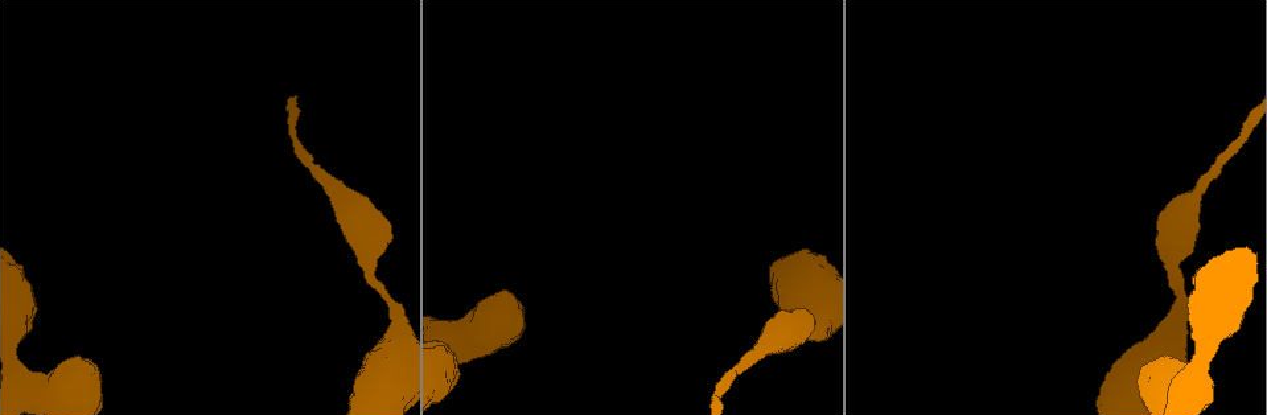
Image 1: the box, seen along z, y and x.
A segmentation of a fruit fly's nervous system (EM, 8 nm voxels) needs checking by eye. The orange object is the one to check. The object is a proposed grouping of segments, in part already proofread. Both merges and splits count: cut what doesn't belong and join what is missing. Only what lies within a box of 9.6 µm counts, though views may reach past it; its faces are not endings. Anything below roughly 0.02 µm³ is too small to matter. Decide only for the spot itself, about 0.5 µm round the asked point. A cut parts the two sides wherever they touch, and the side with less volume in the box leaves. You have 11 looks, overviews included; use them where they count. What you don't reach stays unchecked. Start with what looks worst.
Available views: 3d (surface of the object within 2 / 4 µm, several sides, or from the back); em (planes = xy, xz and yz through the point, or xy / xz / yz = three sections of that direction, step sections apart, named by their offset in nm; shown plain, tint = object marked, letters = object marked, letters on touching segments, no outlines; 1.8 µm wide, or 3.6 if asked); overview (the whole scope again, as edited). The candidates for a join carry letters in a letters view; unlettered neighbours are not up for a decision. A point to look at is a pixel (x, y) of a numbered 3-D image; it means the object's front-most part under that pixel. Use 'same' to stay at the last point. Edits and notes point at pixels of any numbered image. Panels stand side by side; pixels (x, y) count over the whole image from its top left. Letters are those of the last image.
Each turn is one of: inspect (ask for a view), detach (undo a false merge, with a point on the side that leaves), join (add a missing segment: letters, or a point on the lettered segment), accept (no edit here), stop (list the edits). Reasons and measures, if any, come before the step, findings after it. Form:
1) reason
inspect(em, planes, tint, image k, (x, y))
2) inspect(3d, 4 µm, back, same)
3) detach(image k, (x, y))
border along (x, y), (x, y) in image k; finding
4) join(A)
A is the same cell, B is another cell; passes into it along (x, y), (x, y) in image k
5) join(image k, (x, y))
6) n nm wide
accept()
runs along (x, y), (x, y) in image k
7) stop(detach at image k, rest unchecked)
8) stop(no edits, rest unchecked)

sudden change in width
inspect(3d, 4 µm, image 1, (1192, 383))

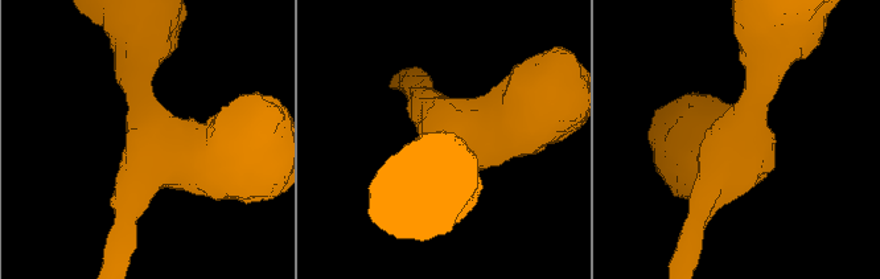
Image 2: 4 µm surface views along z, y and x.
need the tissue
inspect(em, 3.6 µm, planes, letters, image 2, (737, 140))

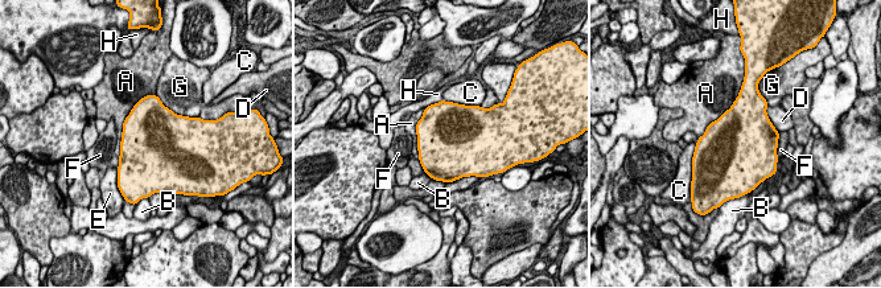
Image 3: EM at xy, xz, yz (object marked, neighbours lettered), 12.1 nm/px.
accept()
A, B, C, D, E, F, G and H are other cells; border along (147, 95), (123, 123), (118, 156) in image 3; continuous, no second neuron

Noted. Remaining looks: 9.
thick end
inspect(em, 3.6 µm, planes, letters, image 1, (514, 300))

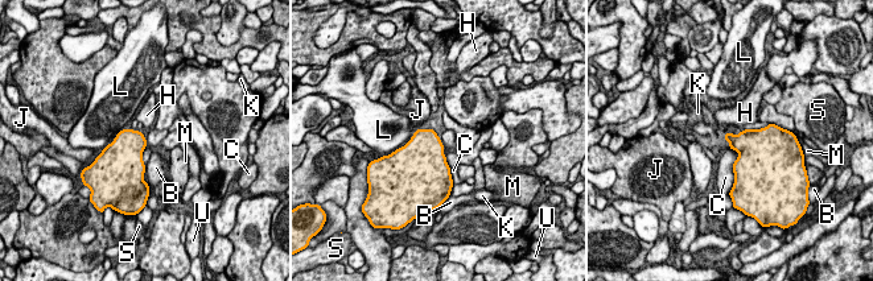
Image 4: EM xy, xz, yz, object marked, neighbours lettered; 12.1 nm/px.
accept()
B, C, H, J, K, L, M, S and U are other cells; border along (734, 161), (733, 185), (731, 187) in image 4; no lettered segment goes on from it

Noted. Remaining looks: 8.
narrows sharply
inspect(3d, 4 µm, image 1, (1178, 299))

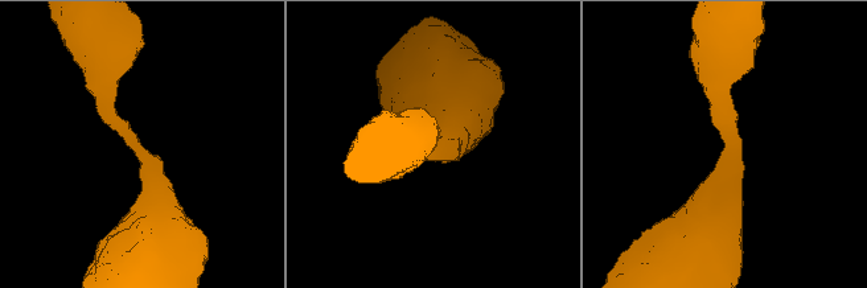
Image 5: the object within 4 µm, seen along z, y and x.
arms of 280, 460 nm
inspect(em, yz, step 4, tint, image 5, (135, 141))

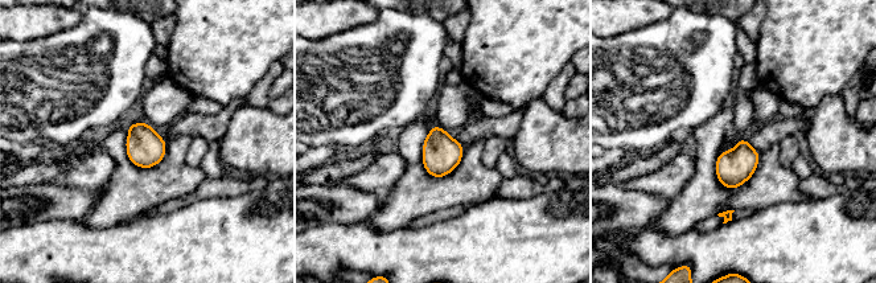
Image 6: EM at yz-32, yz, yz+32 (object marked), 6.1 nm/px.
cut it another way
inspect(em, planes, letters, same)

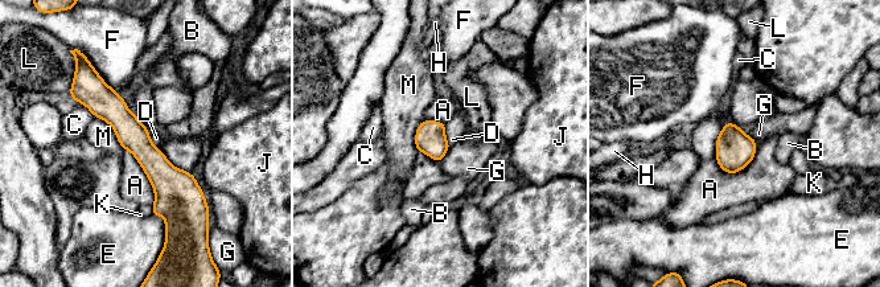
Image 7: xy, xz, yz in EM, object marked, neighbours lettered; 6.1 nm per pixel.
190 nm wide
accept()
A, B, C, D, E, F, G, H, J, K, L and M are other cells; border along (444, 123), (444, 136), (449, 146) in image 7; one neuron here

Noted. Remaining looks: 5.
thick turns thin
inspect(3d, 4 µm, image 1, (349, 209))

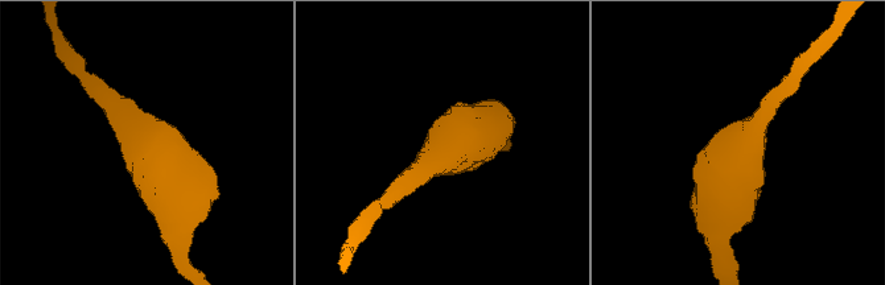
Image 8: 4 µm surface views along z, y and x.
inspect(em, 3.6 µm, yz, step 8, letters, image 8, (442, 158))

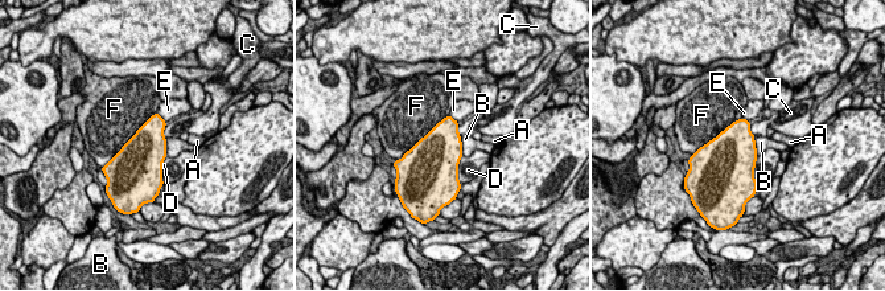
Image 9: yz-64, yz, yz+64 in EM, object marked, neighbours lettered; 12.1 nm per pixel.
another direction
inspect(em, 3.6 µm, planes, letters, same)

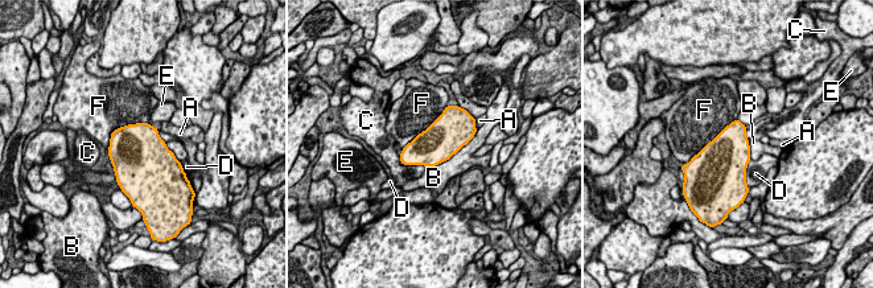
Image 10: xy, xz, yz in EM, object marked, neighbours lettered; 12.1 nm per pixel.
B touches over 800 nm
accept()
A, B, C, D, E and F are other cells; border along (477, 130), (448, 159), (427, 168) in image 10; continuous, no second neuron

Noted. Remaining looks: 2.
stop(no edits, rest unchecked)

